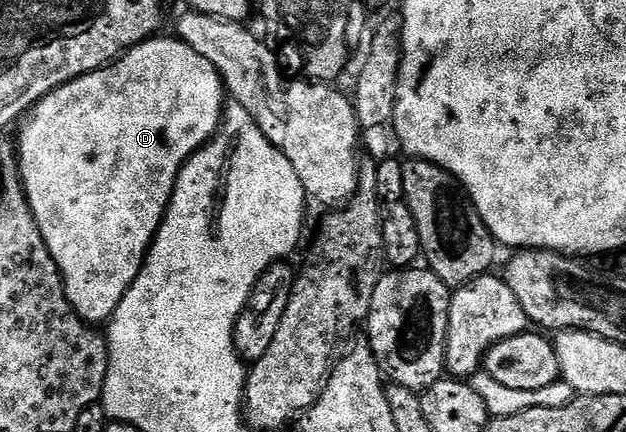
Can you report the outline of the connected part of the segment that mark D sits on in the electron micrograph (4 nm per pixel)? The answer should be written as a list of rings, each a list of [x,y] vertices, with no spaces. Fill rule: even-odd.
[[[160,37],[148,38],[121,54],[115,62],[109,62],[101,70],[83,74],[81,78],[75,78],[73,82],[67,82],[65,86],[51,90],[42,101],[36,103],[30,117],[23,123],[24,131],[20,134],[18,173],[24,187],[24,194],[28,198],[34,220],[42,232],[42,240],[46,240],[46,248],[50,248],[50,256],[54,256],[54,264],[58,264],[66,296],[83,322],[89,324],[107,323],[112,313],[118,308],[118,304],[122,304],[122,296],[126,296],[126,292],[134,284],[144,258],[152,247],[154,236],[162,224],[164,213],[168,211],[180,169],[207,142],[211,142],[217,130],[220,129],[226,113],[224,81],[221,80],[220,73],[216,71],[214,64],[210,64],[206,56],[198,56],[198,52],[194,52],[194,48],[190,48],[190,44],[186,44],[181,38]]]

